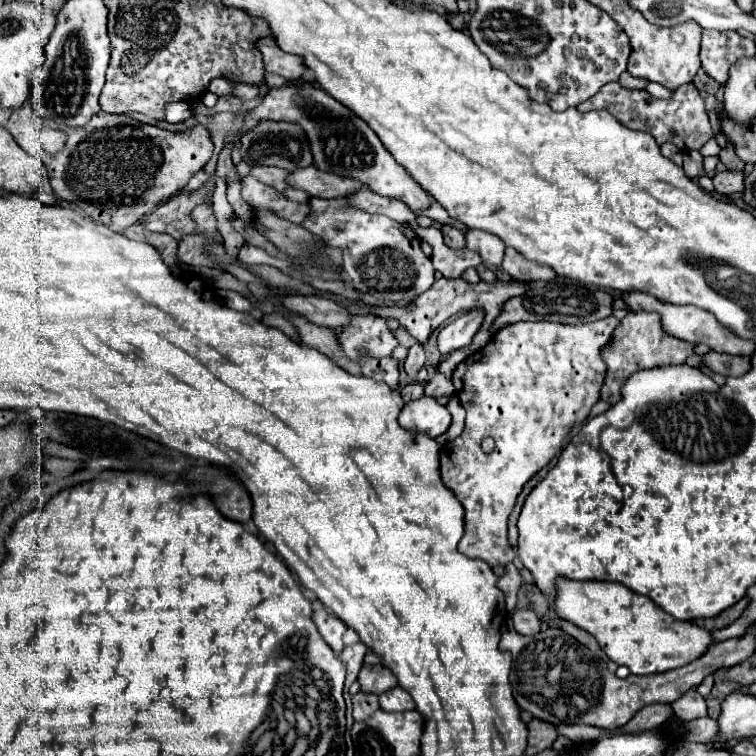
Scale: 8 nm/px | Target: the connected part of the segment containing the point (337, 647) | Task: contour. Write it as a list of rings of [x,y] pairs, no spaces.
[[[324,607],[318,609],[318,611],[314,611],[312,619],[314,619],[314,623],[316,623],[322,639],[332,647],[334,653],[340,655],[340,653],[342,653],[342,647],[344,647],[344,645],[342,645],[342,635],[344,635],[344,631],[346,631],[348,627],[346,627],[336,615],[328,613]]]

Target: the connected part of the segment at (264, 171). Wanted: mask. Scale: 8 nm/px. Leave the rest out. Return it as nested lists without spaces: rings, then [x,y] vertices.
[[[252,167],[252,169],[250,169],[250,175],[256,177],[260,183],[274,187],[276,191],[288,189],[288,183],[286,183],[288,171],[286,171],[286,169],[276,169],[276,167]]]

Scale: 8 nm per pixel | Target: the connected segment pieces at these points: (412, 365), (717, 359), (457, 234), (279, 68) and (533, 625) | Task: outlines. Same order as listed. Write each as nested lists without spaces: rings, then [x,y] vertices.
[[[414,343],[408,351],[408,357],[404,361],[404,369],[410,377],[416,377],[416,373],[424,367],[424,361],[426,361],[426,355],[424,355],[424,349],[420,343]]]
[[[710,351],[708,355],[704,355],[704,363],[720,375],[734,375],[740,377],[744,375],[752,365],[750,365],[750,357],[742,357],[742,355],[726,355],[726,353],[716,353]]]
[[[442,225],[442,235],[444,235],[444,241],[446,241],[452,249],[464,247],[464,231],[460,231],[460,229],[456,229],[456,227],[450,227],[450,225]]]
[[[260,37],[256,39],[256,47],[258,51],[262,53],[264,57],[264,67],[266,71],[270,73],[276,73],[276,75],[282,75],[284,79],[298,79],[302,77],[304,73],[304,65],[302,65],[302,59],[296,57],[296,55],[290,55],[290,53],[284,53],[276,41],[272,37]]]
[[[518,609],[512,613],[512,621],[518,633],[536,635],[540,631],[540,619],[530,609]]]

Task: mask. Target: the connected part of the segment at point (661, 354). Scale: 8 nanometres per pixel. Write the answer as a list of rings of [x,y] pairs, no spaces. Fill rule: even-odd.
[[[646,311],[628,313],[620,321],[620,325],[616,327],[612,343],[602,353],[604,361],[608,365],[606,381],[602,385],[602,399],[608,401],[616,393],[616,401],[618,401],[624,381],[640,369],[654,369],[654,367],[664,367],[664,365],[682,365],[682,363],[686,363],[686,359],[694,353],[694,347],[696,347],[694,343],[686,343],[682,339],[676,339],[676,337],[664,333],[658,313],[646,313]]]

